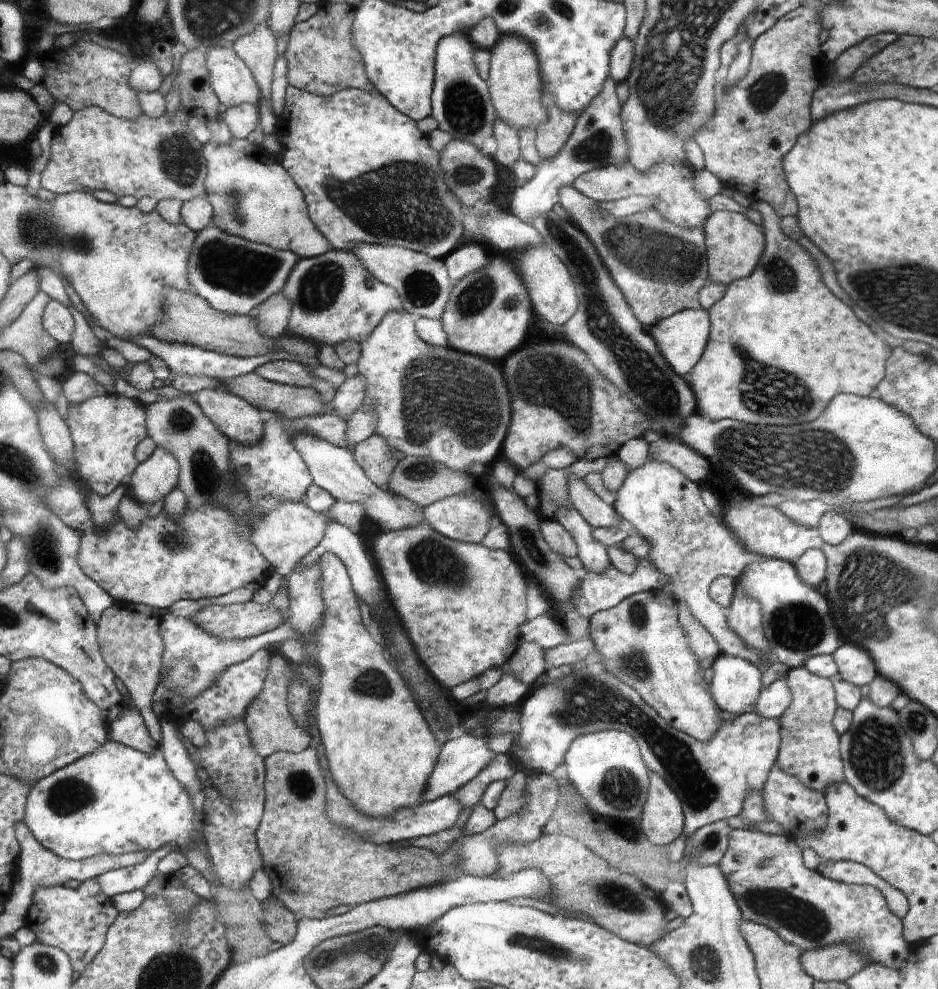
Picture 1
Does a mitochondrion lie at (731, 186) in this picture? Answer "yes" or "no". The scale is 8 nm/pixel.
no

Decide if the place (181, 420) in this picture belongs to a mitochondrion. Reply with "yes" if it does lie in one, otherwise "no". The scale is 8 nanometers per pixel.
yes

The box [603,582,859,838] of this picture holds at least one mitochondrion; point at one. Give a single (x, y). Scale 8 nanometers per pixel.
(797, 626)

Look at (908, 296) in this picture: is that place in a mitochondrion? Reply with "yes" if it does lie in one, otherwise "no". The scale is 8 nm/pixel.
yes

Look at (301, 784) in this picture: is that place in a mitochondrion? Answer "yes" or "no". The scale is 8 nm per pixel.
yes

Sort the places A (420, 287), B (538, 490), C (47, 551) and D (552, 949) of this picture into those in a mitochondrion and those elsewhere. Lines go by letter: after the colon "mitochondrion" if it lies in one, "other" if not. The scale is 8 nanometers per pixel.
A: mitochondrion
B: other
C: mitochondrion
D: mitochondrion

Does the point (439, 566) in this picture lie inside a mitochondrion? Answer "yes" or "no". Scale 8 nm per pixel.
yes

